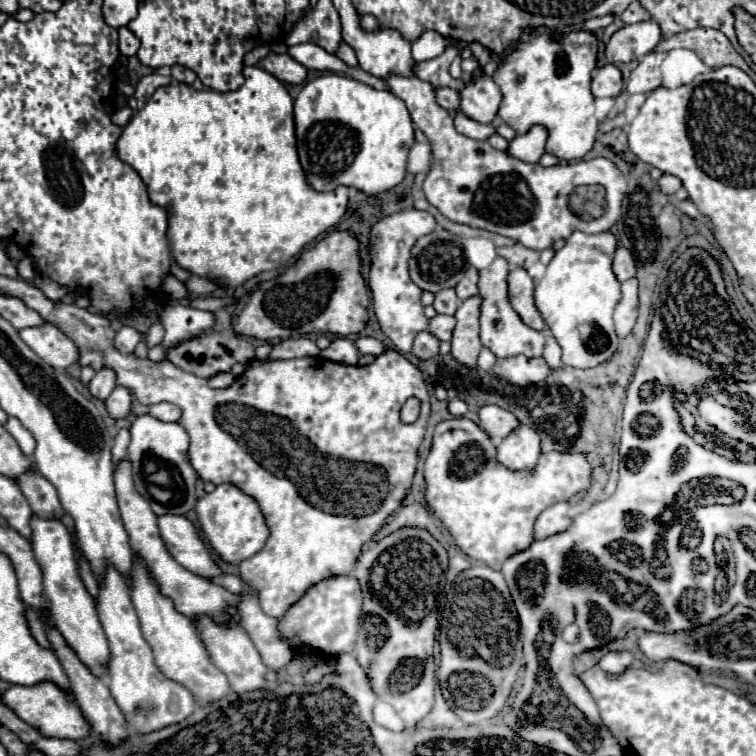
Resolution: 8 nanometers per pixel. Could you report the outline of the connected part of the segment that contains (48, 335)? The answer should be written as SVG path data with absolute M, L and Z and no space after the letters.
M43 324L39 328L23 328L19 332L21 340L49 366L67 368L79 360L77 346L67 340L53 324Z

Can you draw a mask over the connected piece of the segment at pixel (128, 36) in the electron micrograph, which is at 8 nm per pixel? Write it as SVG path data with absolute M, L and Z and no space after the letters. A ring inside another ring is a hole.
M119 28L119 50L123 56L135 56L139 50L139 40L129 28Z

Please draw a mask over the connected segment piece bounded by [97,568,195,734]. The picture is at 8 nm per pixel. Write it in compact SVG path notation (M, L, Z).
M107 568L103 586L99 588L97 612L101 626L109 640L111 664L109 664L109 690L125 714L127 722L133 724L137 734L151 734L163 730L171 724L183 722L195 710L195 700L187 688L167 680L153 662L153 652L145 642L139 626L135 606L131 604L131 594L125 578L115 570Z

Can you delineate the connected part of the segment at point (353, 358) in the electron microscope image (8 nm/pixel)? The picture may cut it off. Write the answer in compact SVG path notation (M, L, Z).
M337 338L337 340L333 340L331 346L321 352L321 356L325 360L339 362L339 364L357 364L359 358L361 358L359 350L355 348L355 344L349 338Z

